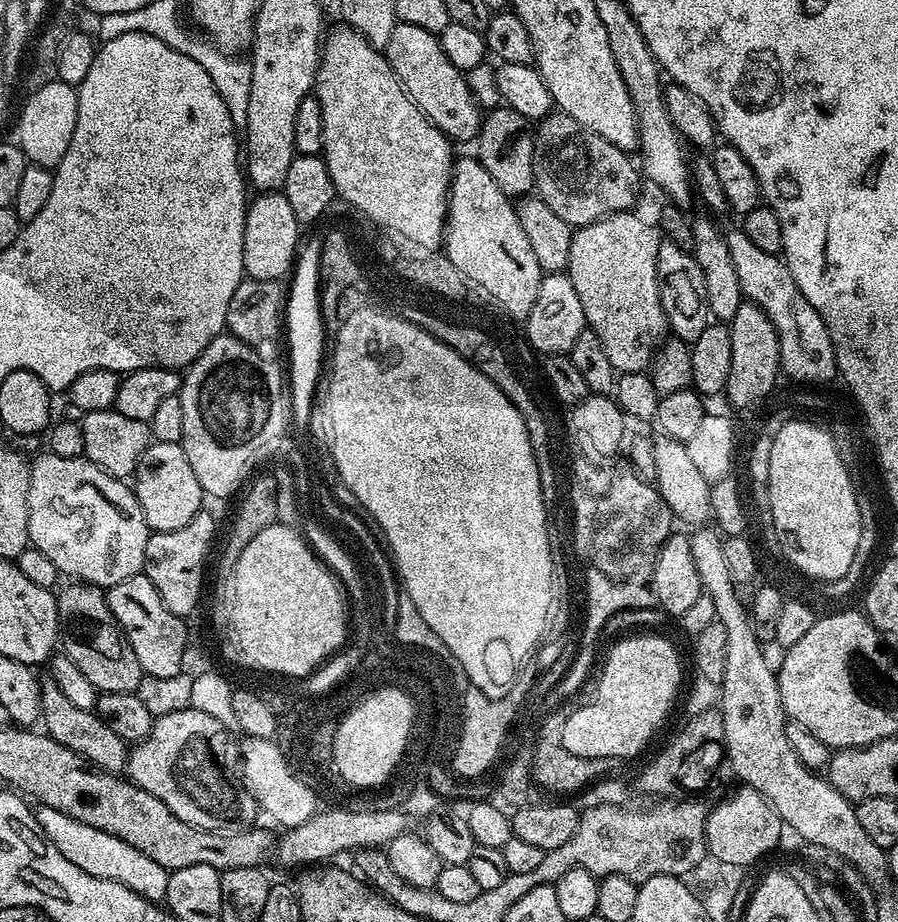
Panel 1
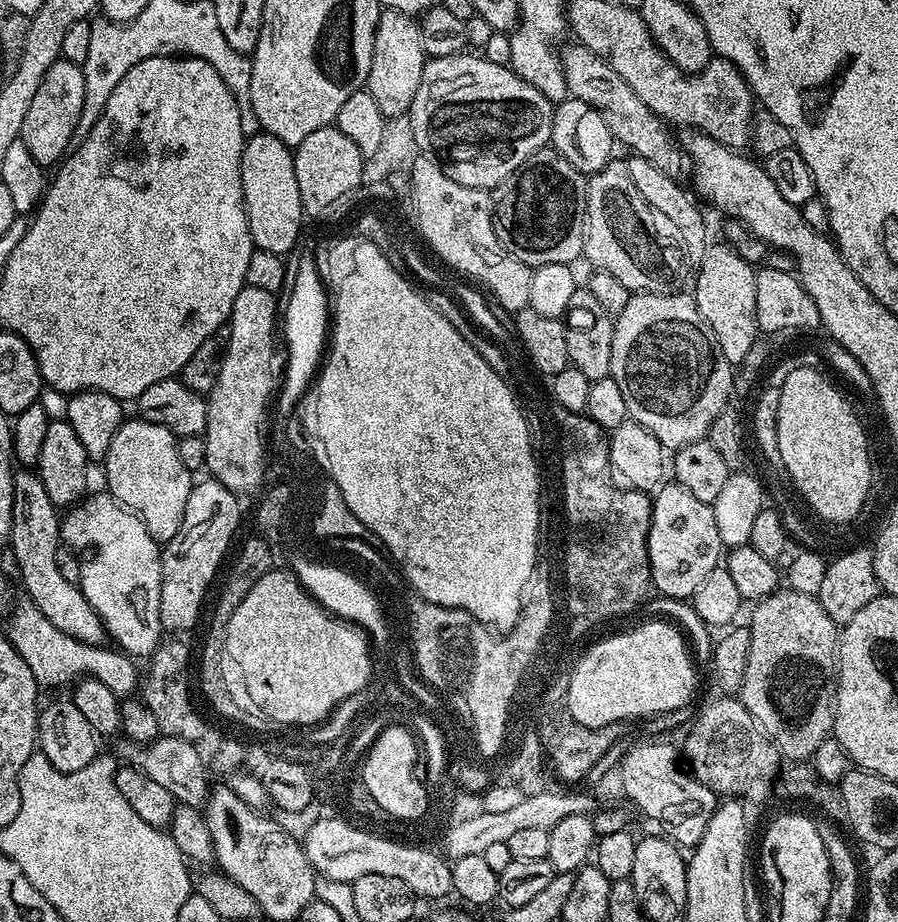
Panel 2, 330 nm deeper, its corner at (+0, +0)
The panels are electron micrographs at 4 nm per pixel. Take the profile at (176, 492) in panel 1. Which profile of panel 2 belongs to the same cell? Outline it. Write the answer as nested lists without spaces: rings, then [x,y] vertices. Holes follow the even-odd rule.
[[[128,418],[114,434],[114,442],[110,442],[110,450],[102,461],[104,480],[108,483],[107,491],[118,503],[130,509],[139,518],[161,546],[168,544],[170,538],[178,534],[178,526],[182,526],[182,518],[186,514],[186,502],[190,498],[194,483],[193,473],[188,472],[186,466],[182,466],[182,458],[178,458],[177,439],[166,426],[149,420]]]

